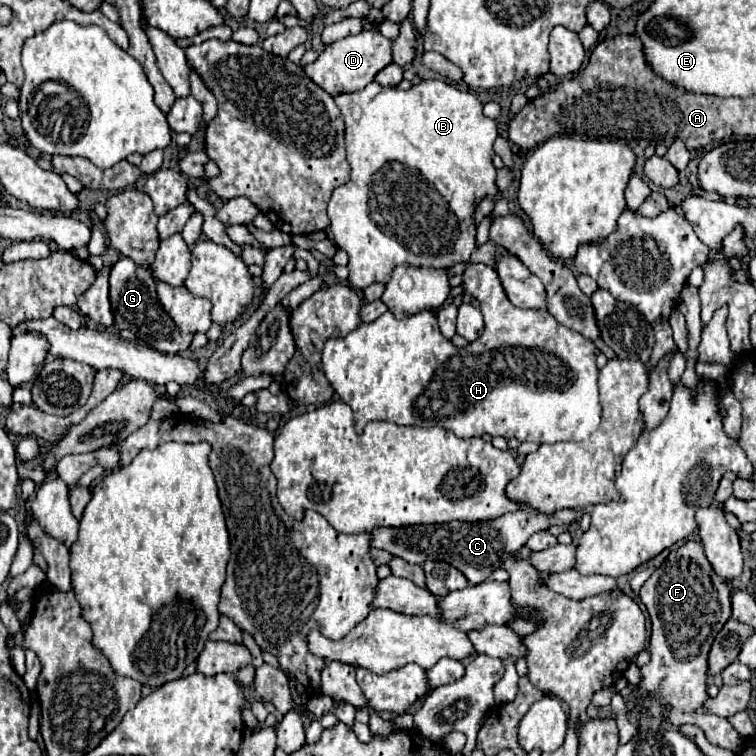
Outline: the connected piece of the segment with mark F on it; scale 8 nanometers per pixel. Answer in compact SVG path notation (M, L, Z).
M688 541L676 549L676 557L672 557L672 551L670 551L666 561L642 585L640 601L646 605L650 619L652 619L652 637L648 645L648 651L652 651L650 655L652 659L650 663L640 667L642 679L636 687L636 701L638 701L642 717L664 717L676 729L680 729L682 725L696 725L704 731L706 739L712 745L718 745L722 749L738 749L740 735L728 723L728 719L718 717L714 713L700 713L700 707L704 707L704 703L710 699L708 695L708 653L710 653L714 635L724 627L724 623L732 615L728 591L722 591L722 587L714 587L712 577L714 577L714 569L704 557L702 545L696 541Z

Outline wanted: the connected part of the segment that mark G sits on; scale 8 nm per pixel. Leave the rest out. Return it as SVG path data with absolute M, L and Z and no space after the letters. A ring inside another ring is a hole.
M124 257L110 269L110 303L116 321L124 321L124 327L134 331L138 341L152 345L152 349L164 355L178 355L186 351L194 339L192 333L182 333L176 323L164 313L158 297L156 297L156 283L148 269L142 269L132 259Z

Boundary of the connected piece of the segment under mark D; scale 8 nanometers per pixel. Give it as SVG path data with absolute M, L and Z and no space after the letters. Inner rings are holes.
M362 31L358 35L344 37L328 45L314 63L304 67L304 71L326 93L336 95L336 93L346 93L346 91L350 93L364 89L376 77L376 73L390 63L392 63L392 39L382 37L378 31Z

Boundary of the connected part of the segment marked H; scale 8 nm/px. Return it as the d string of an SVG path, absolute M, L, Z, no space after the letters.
M470 265L463 273L464 293L471 294L478 303L480 311L484 317L484 331L474 343L468 343L466 347L458 349L454 347L446 337L442 337L438 325L436 325L436 315L430 311L412 315L408 319L396 319L390 311L384 313L384 317L372 321L372 323L362 323L356 331L348 333L346 337L336 337L328 339L322 351L322 369L328 379L328 383L334 387L334 391L340 395L344 403L348 403L354 411L354 421L356 421L356 433L364 433L364 425L368 421L392 421L396 425L410 425L410 427L444 427L452 431L456 437L470 439L470 437L482 437L482 435L492 435L492 437L504 437L504 439L518 439L518 441L534 441L538 445L542 443L560 443L560 441L584 441L588 439L600 425L602 417L602 403L600 403L600 393L598 393L598 367L596 367L596 355L594 355L594 345L590 339L582 337L580 333L560 325L546 309L520 309L514 307L498 279L498 273L488 267L488 265Z

